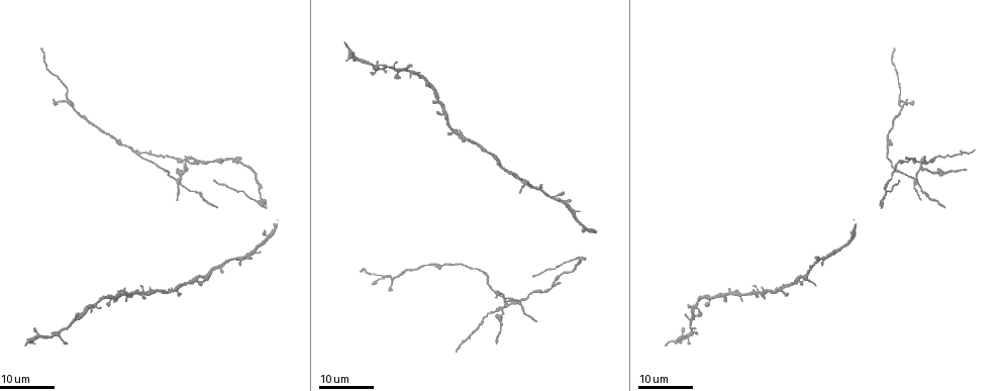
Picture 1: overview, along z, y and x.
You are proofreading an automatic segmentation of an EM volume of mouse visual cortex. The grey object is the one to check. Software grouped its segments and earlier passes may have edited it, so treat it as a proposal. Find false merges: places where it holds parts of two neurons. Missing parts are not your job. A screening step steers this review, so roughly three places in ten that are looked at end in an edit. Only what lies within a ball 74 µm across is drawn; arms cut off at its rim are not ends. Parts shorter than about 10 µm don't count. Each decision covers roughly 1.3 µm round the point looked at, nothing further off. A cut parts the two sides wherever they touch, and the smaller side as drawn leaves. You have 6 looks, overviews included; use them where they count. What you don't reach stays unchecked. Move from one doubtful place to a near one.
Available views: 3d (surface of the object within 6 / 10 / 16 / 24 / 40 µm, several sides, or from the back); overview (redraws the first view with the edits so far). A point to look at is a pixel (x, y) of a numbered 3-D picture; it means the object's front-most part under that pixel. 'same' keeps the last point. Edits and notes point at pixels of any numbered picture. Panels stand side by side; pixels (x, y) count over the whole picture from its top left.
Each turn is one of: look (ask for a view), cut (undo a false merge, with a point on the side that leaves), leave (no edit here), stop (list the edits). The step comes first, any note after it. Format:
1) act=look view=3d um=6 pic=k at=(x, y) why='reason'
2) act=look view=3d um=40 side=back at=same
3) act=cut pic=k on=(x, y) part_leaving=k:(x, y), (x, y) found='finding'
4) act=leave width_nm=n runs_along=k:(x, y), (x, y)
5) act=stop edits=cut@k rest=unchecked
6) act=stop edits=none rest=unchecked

act=look view=3d um=16 pic=1 at=(899, 101) why='side arm on a straight run'

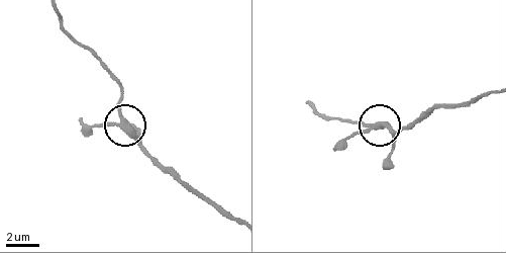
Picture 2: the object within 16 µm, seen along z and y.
act=look view=3d um=6 pic=2 at=(380, 126) why='zoom in'

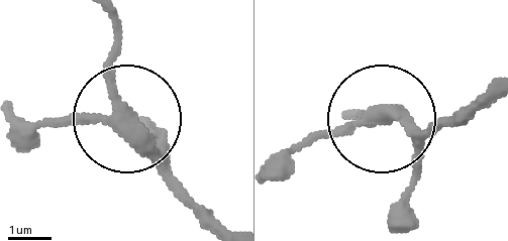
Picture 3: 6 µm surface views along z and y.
act=look view=3d um=6 side=back pic=3 at=(126, 111)

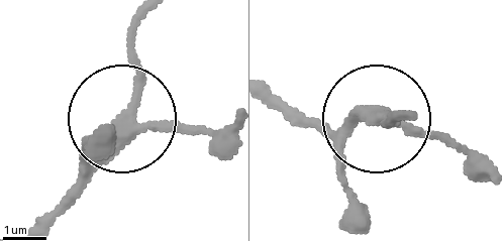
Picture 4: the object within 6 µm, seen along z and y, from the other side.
act=leave runs_along=4:(38, 221), (121, 123), (136, 80), (136, 18) found='continuous, no second neuron'

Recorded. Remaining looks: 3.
act=look view=3d um=16 pic=1 at=(125, 145) why='sudden change in width'

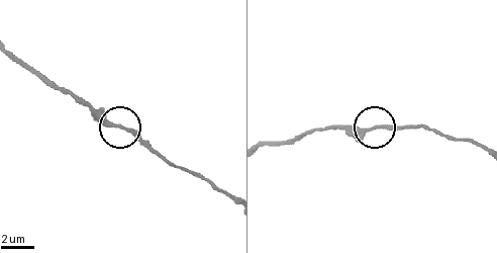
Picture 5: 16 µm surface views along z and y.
act=look view=3d um=6 pic=5 at=(367, 129)

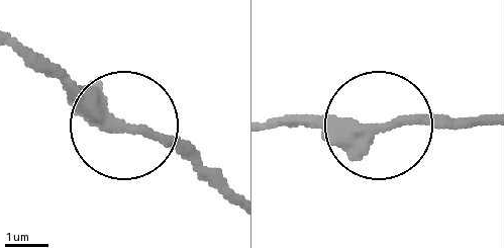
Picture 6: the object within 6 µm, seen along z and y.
act=leave found='one neuron here'

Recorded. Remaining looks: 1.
act=stop edits=none rest=unchecked

